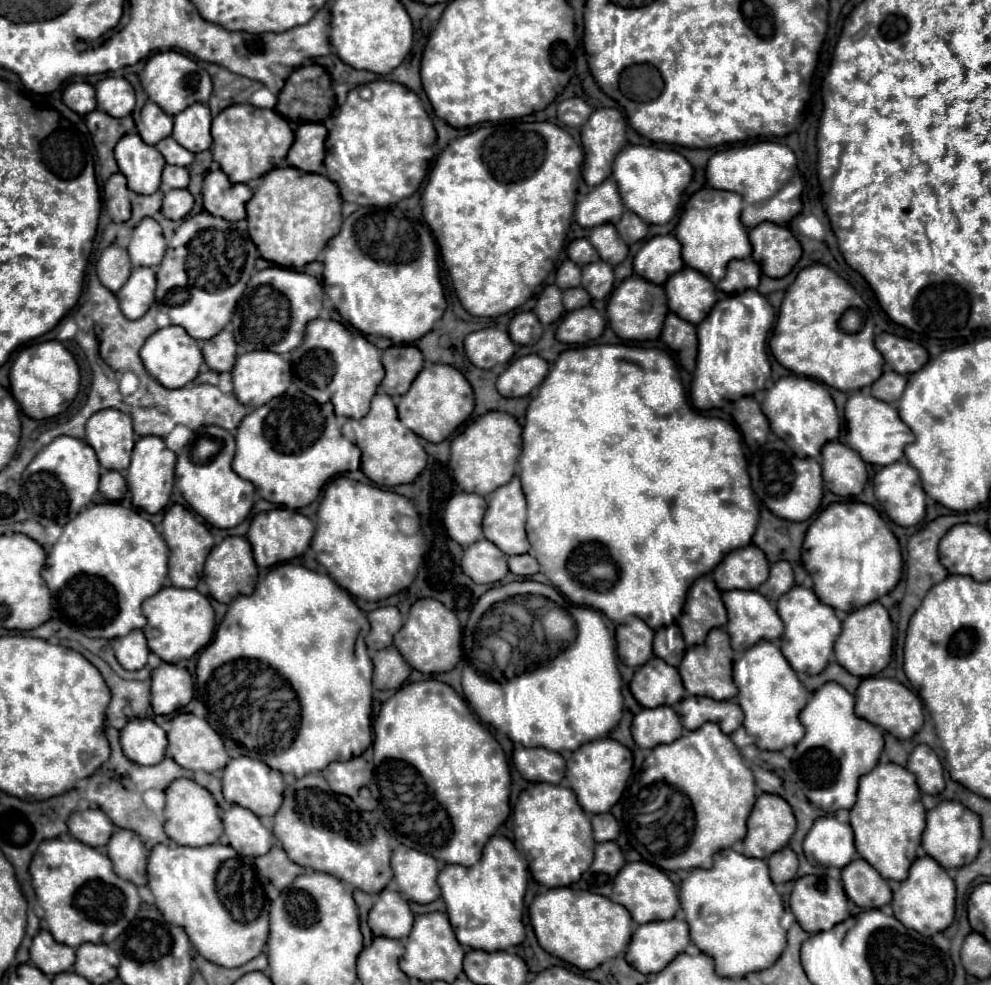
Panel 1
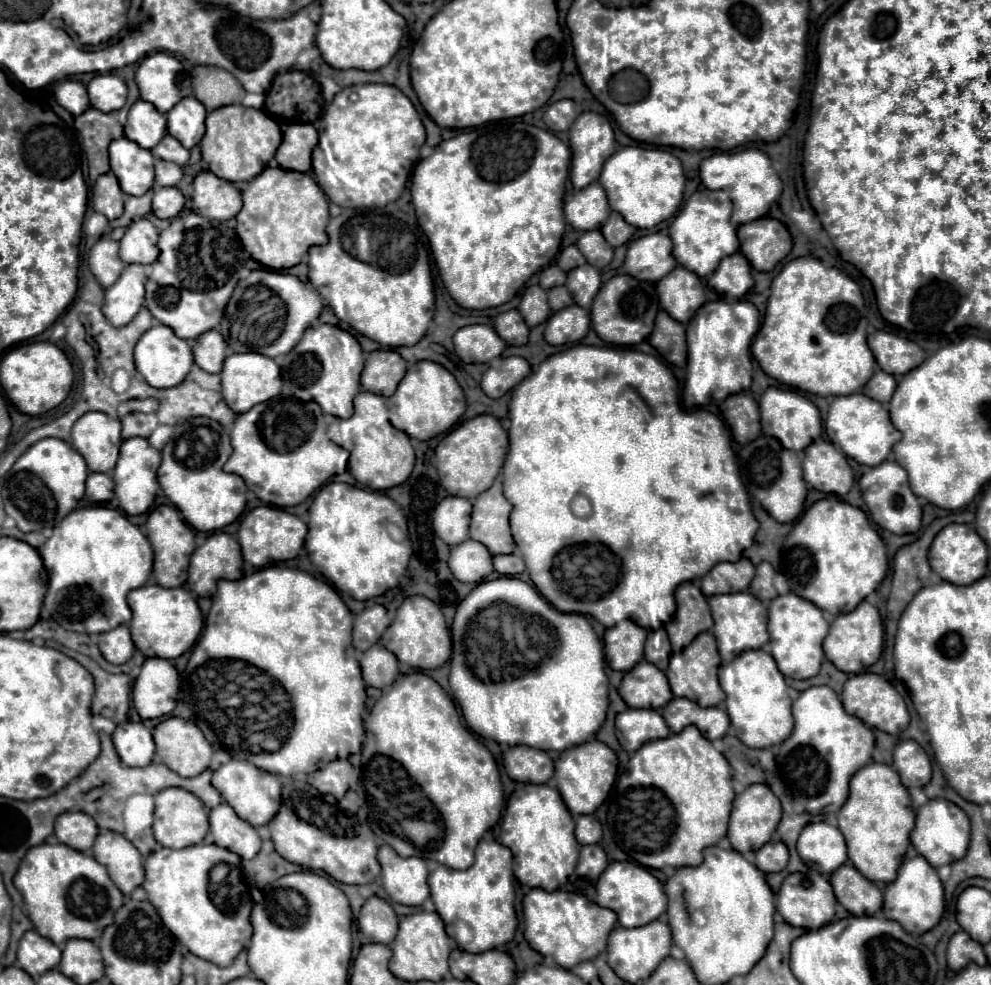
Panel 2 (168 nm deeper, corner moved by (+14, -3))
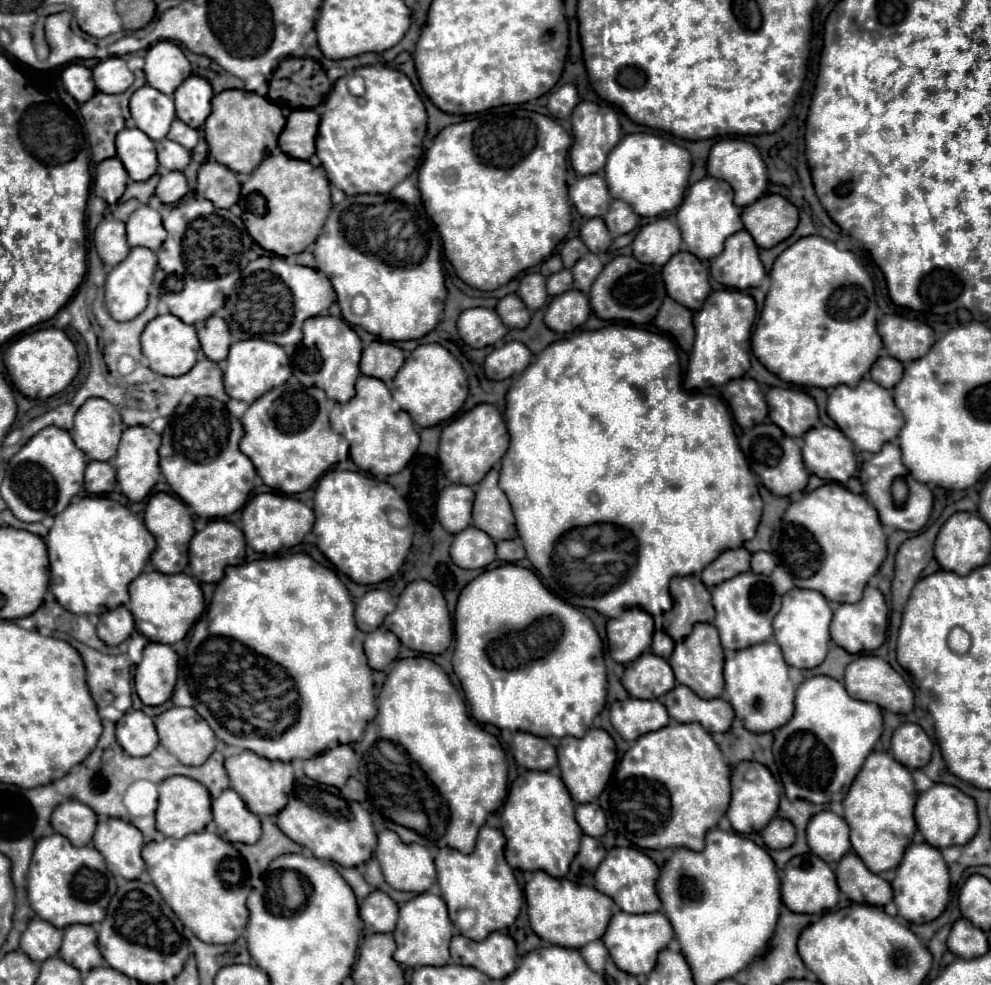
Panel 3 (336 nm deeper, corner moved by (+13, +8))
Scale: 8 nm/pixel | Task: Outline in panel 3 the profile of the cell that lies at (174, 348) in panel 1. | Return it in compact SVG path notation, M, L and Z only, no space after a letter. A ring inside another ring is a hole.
M172 313L158 315L156 319L152 319L146 325L146 329L142 333L142 353L148 361L148 367L166 377L180 377L180 375L188 373L196 363L198 351L200 351L200 341L196 337L194 327L186 325Z

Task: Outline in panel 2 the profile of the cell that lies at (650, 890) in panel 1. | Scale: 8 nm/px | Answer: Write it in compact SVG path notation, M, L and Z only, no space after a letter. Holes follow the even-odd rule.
M613 862L613 864L609 864L605 874L601 874L601 878L597 882L595 902L599 906L613 910L623 928L645 926L653 920L657 920L667 908L667 896L663 892L663 886L659 884L659 880L647 868L643 868L641 864L635 864L635 862Z

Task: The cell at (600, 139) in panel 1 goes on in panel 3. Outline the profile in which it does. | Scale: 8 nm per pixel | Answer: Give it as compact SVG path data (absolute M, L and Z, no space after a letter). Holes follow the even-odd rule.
M582 101L572 111L572 135L574 135L574 143L570 147L570 163L572 163L574 171L578 175L592 175L592 173L600 173L604 169L606 155L620 141L622 129L620 129L618 115L612 107L608 107L604 103Z

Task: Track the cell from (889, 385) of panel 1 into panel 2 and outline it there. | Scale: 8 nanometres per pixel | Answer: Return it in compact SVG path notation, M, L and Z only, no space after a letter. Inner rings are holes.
M877 370L873 378L863 386L863 394L881 404L887 404L891 400L893 390L895 390L895 378L891 374L885 374L883 370Z

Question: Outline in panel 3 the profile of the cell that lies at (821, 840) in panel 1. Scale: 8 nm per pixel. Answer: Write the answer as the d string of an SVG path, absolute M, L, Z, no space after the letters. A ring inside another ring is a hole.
M822 811L814 815L806 829L810 849L826 859L826 863L840 861L850 851L846 821L832 811Z

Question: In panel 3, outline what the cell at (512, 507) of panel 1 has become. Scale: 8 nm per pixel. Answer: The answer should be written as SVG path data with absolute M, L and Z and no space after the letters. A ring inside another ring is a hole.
M498 467L490 469L476 489L474 527L486 531L494 541L516 539L516 525L510 501L498 487Z

